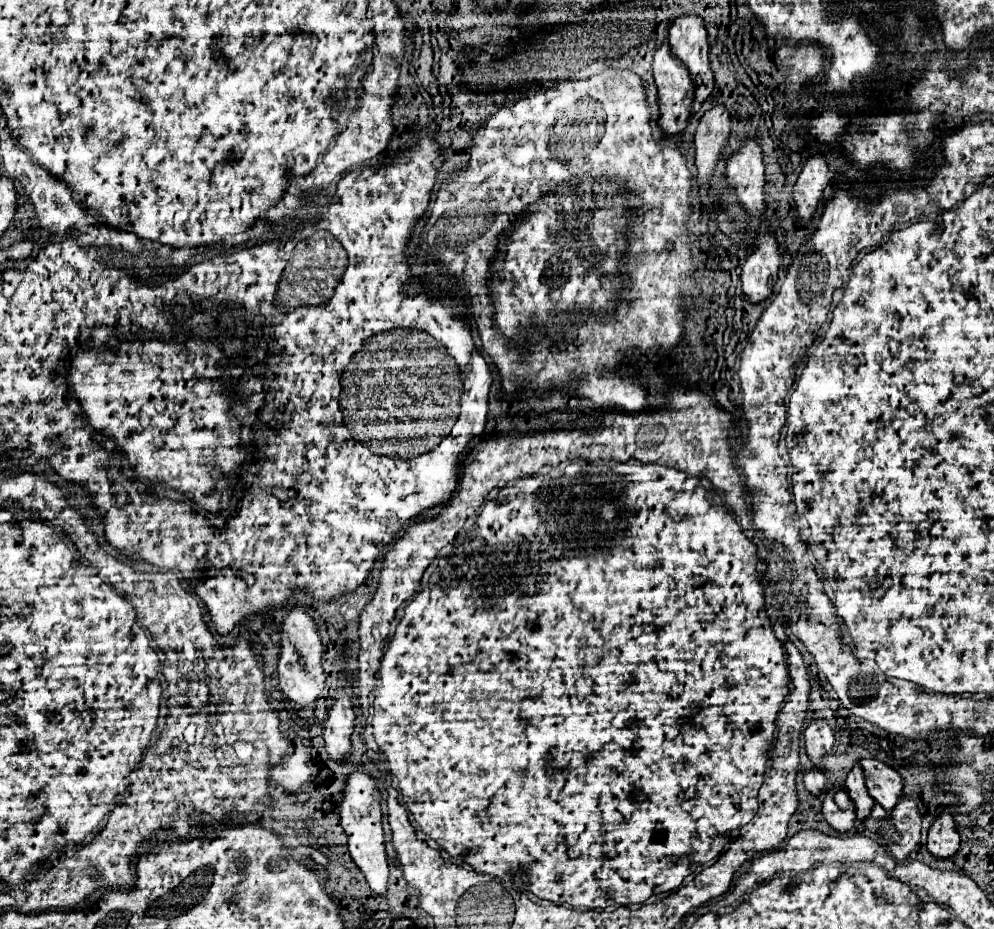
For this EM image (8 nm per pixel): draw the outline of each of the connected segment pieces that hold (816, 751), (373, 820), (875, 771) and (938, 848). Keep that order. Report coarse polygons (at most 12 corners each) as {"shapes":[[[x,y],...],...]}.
{"shapes":[[[826,720],[804,730],[806,754],[814,768],[832,750],[834,734]],[[350,774],[340,804],[352,860],[386,896],[388,858],[376,780]],[[860,760],[868,794],[886,810],[902,798],[900,774]],[[946,808],[928,832],[926,848],[934,858],[958,852],[960,834]]]}

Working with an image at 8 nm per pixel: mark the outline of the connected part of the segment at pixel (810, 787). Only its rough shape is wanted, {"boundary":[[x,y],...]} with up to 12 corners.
{"boundary":[[818,770],[804,774],[806,790],[822,796],[830,790],[826,776]]}

